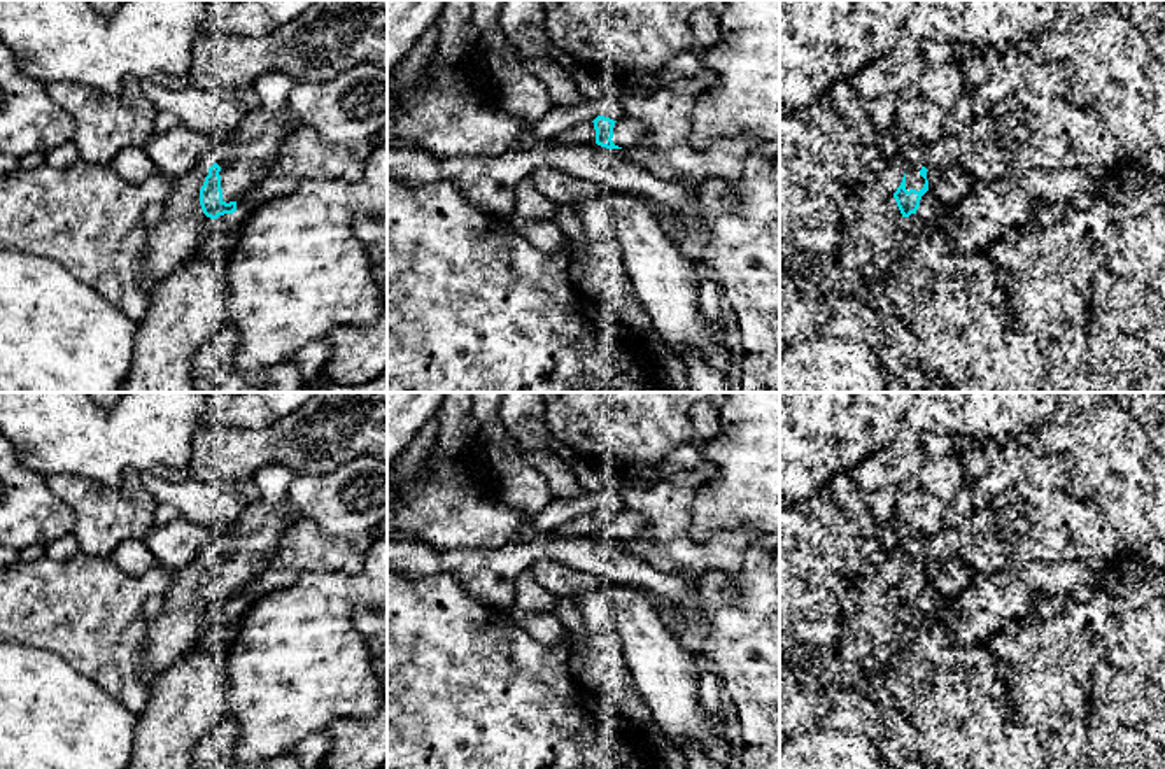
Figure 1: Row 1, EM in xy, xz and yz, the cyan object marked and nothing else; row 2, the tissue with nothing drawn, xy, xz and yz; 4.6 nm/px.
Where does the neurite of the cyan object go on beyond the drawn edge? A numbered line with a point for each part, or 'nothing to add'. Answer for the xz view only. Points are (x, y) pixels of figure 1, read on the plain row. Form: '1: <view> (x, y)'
1: xz (628, 524)
2: xz (584, 526)

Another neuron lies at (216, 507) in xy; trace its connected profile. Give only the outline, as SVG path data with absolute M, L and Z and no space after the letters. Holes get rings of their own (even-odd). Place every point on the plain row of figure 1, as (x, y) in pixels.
M149 471L138 473L142 485L158 503L168 503L180 517L210 529L215 536L229 527L240 515L238 494L222 482L200 482L194 478L166 480Z

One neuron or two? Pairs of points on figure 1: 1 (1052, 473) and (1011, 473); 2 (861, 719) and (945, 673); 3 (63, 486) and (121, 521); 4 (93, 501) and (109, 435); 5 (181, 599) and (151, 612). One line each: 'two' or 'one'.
1: one
2: two
3: one
4: two
5: two

